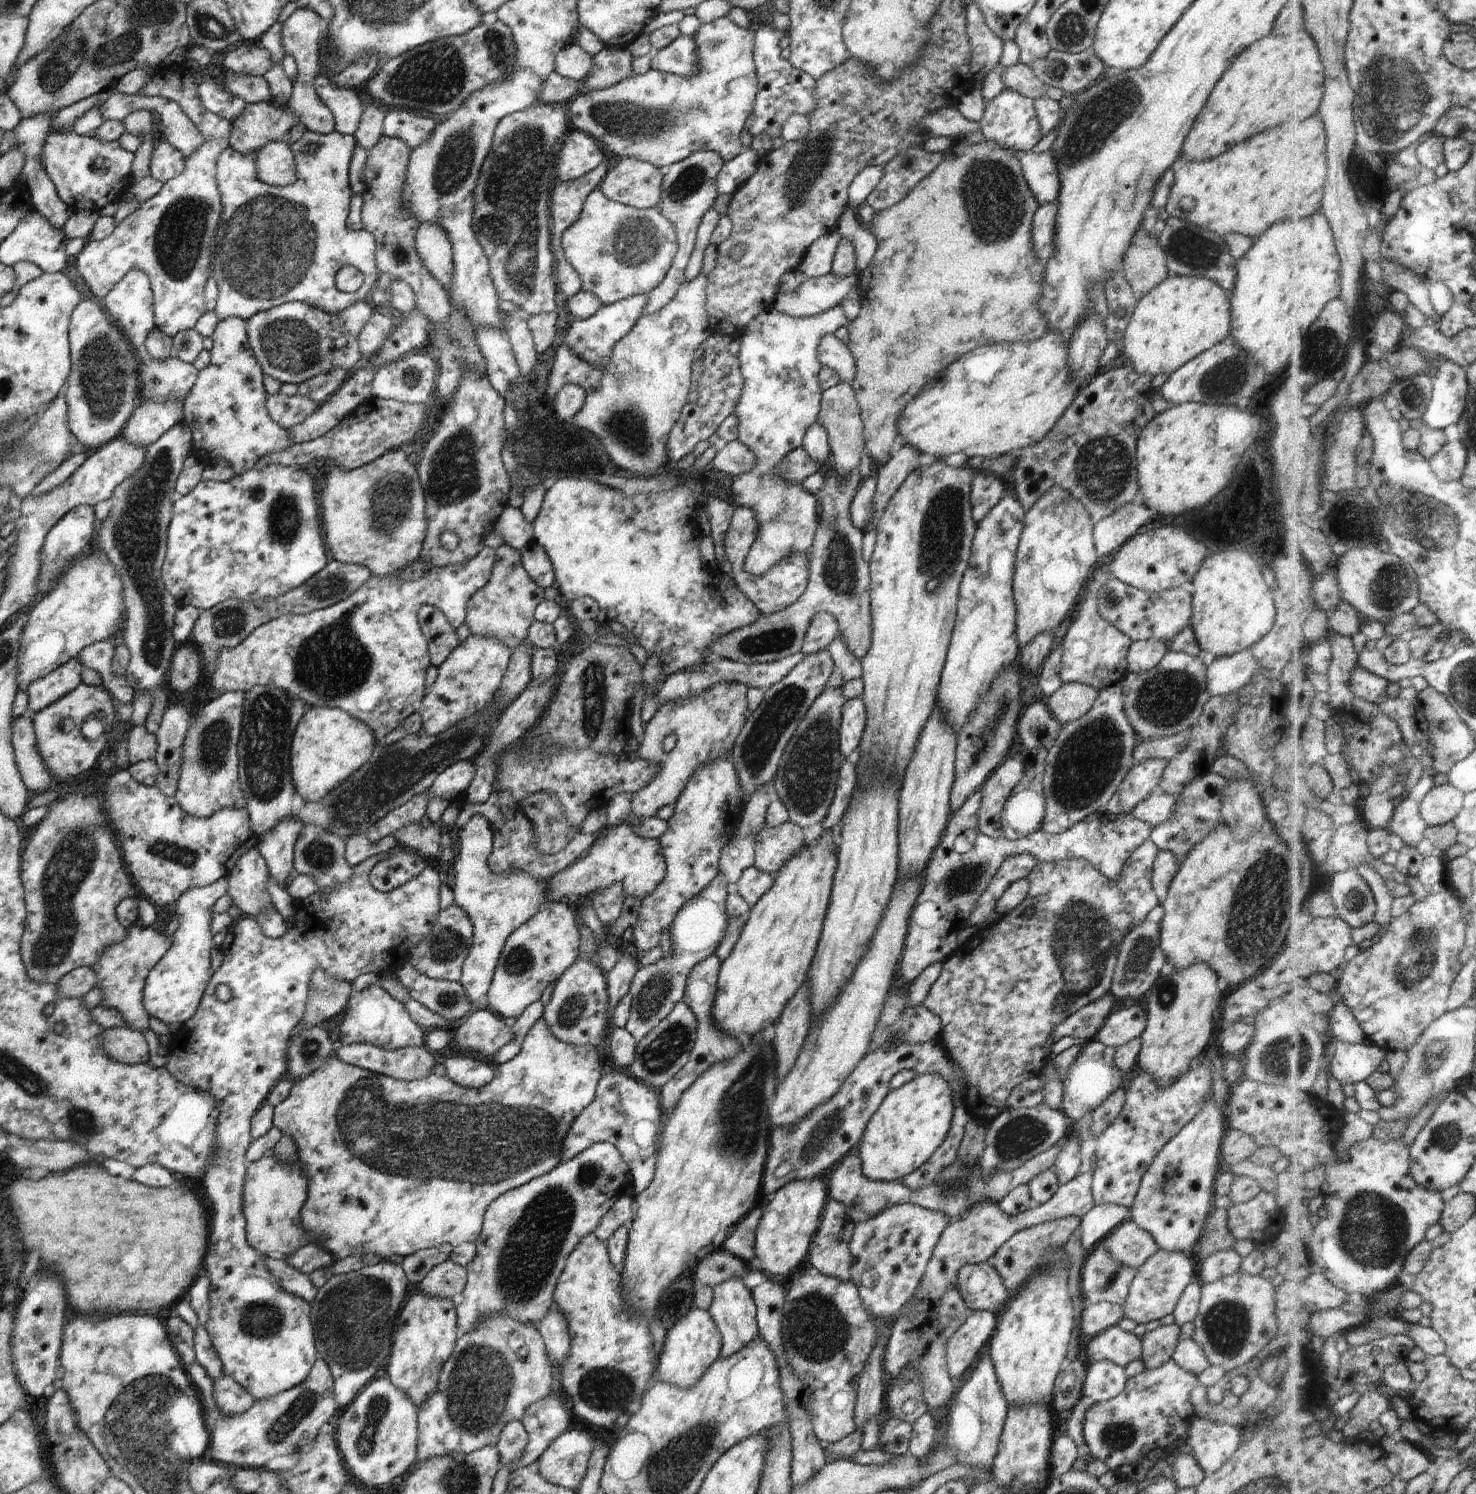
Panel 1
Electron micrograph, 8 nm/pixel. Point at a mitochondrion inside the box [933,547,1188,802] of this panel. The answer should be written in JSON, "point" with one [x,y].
{"point":[975,753]}

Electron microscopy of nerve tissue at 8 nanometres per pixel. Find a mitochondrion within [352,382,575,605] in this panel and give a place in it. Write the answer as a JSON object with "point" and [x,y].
{"point":[453,472]}

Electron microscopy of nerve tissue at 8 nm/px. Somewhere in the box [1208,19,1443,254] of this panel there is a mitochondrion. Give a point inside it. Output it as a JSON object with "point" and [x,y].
{"point":[1395,96]}

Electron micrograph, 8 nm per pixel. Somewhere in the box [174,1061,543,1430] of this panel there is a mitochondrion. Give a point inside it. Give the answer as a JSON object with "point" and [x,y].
{"point":[349,1324]}

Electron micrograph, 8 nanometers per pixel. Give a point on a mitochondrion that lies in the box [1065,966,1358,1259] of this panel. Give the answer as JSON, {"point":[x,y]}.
{"point":[1280,1056]}

